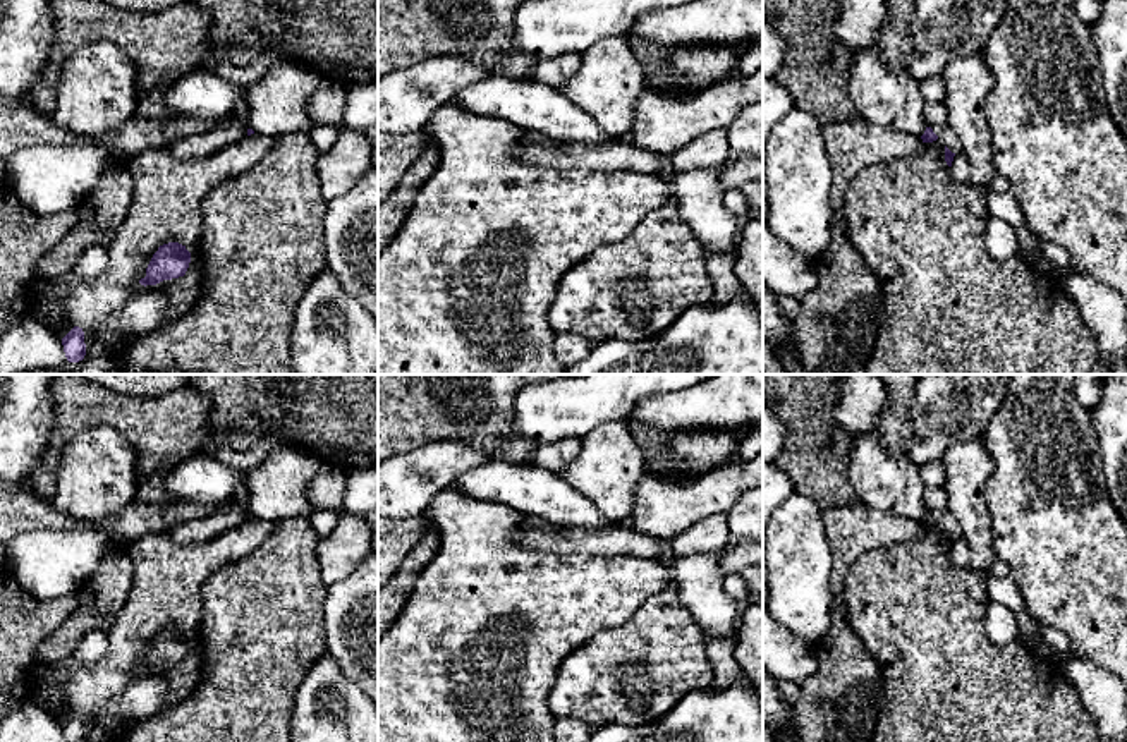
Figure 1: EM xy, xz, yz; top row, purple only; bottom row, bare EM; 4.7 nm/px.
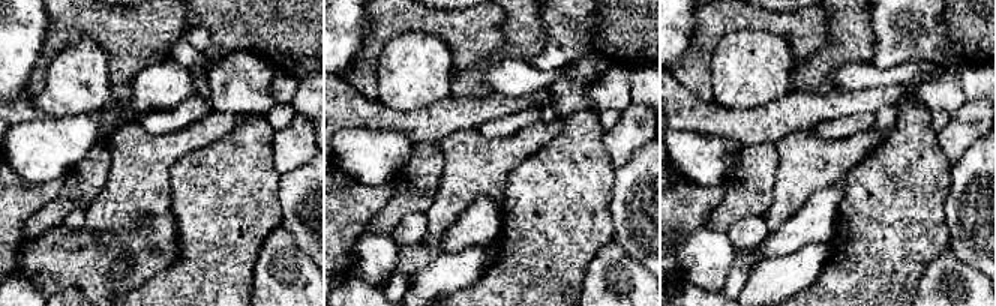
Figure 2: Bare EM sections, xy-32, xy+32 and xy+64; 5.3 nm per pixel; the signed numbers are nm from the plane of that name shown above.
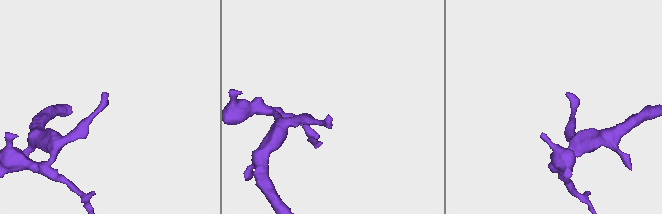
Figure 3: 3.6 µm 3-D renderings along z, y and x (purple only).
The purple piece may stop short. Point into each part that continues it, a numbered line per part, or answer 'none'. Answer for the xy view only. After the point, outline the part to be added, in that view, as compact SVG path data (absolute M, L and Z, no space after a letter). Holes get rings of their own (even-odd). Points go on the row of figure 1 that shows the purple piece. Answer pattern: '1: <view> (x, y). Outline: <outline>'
none

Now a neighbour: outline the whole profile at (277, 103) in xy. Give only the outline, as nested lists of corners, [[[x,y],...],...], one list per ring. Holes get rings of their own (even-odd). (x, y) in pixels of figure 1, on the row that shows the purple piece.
[[[292,60],[270,69],[247,86],[249,129],[270,137],[309,132],[314,124],[308,105],[321,79],[318,72]]]

